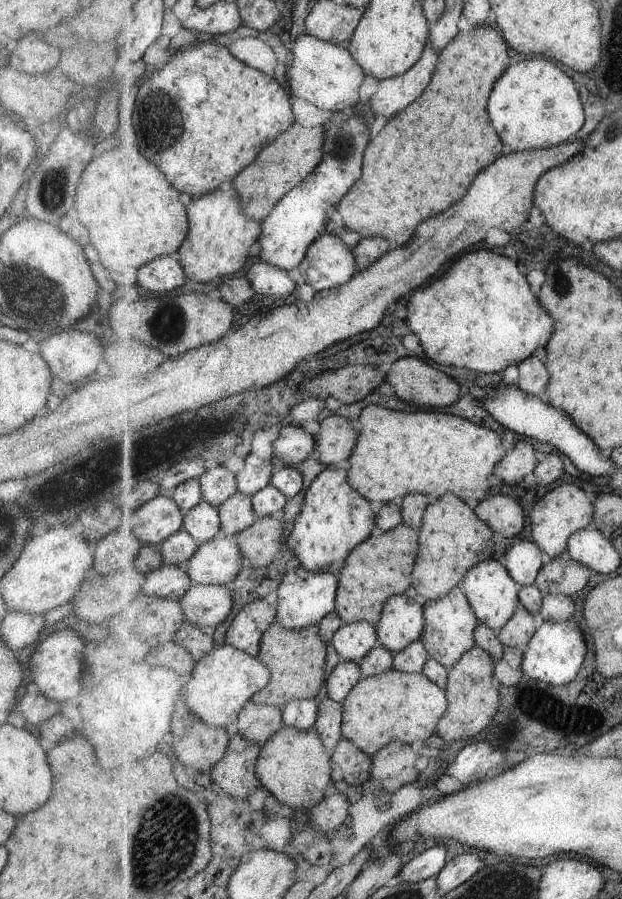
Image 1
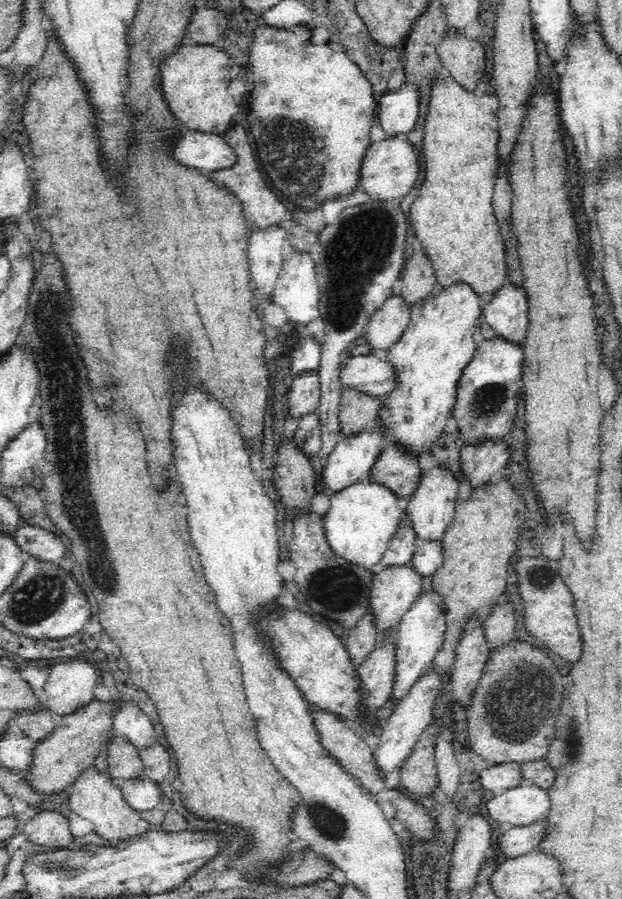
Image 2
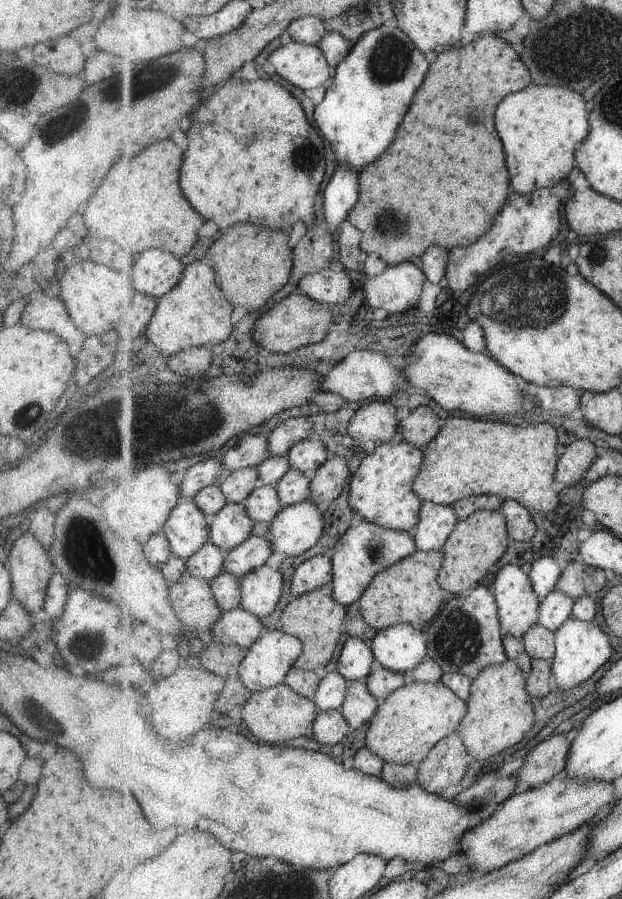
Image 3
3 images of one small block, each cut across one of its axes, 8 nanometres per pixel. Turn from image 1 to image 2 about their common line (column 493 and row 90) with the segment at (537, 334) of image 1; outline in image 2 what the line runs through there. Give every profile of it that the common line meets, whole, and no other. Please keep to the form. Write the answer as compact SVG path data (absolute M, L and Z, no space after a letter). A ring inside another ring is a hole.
M265 22L256 24L252 28L252 42L250 43L250 67L254 74L254 81L247 92L246 97L249 100L250 114L249 120L250 134L254 136L256 148L259 151L259 160L262 166L266 168L265 175L270 184L281 195L286 196L293 204L298 204L304 210L314 210L318 208L326 198L332 196L344 196L348 194L354 186L358 187L358 178L360 178L361 160L364 158L367 148L371 145L370 130L376 118L376 100L374 100L373 84L368 80L363 69L359 67L356 61L351 59L350 53L346 49L335 49L334 45L312 44L312 28L310 25L297 25L292 30L282 30L282 28L272 28Z

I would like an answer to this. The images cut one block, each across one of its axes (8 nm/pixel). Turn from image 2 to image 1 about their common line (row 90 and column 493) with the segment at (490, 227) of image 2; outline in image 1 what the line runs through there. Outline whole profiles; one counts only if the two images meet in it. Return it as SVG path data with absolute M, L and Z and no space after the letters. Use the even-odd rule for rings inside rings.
M369 405L364 408L359 416L359 420L362 425L362 429L359 431L360 435L358 438L357 446L354 448L353 454L350 458L350 469L348 470L348 479L350 485L357 491L362 493L364 497L367 497L371 502L383 502L386 504L398 504L401 505L411 493L423 493L423 494L435 494L439 498L447 493L453 493L454 495L460 496L467 504L470 504L472 509L477 508L479 503L487 500L487 497L491 496L489 490L491 487L496 485L494 470L496 466L503 460L503 457L508 453L508 447L505 442L501 440L501 436L489 428L483 428L471 422L471 420L465 420L459 416L453 414L447 414L444 412L430 411L427 409L412 409L408 411L395 411L387 408L383 408L380 405Z

